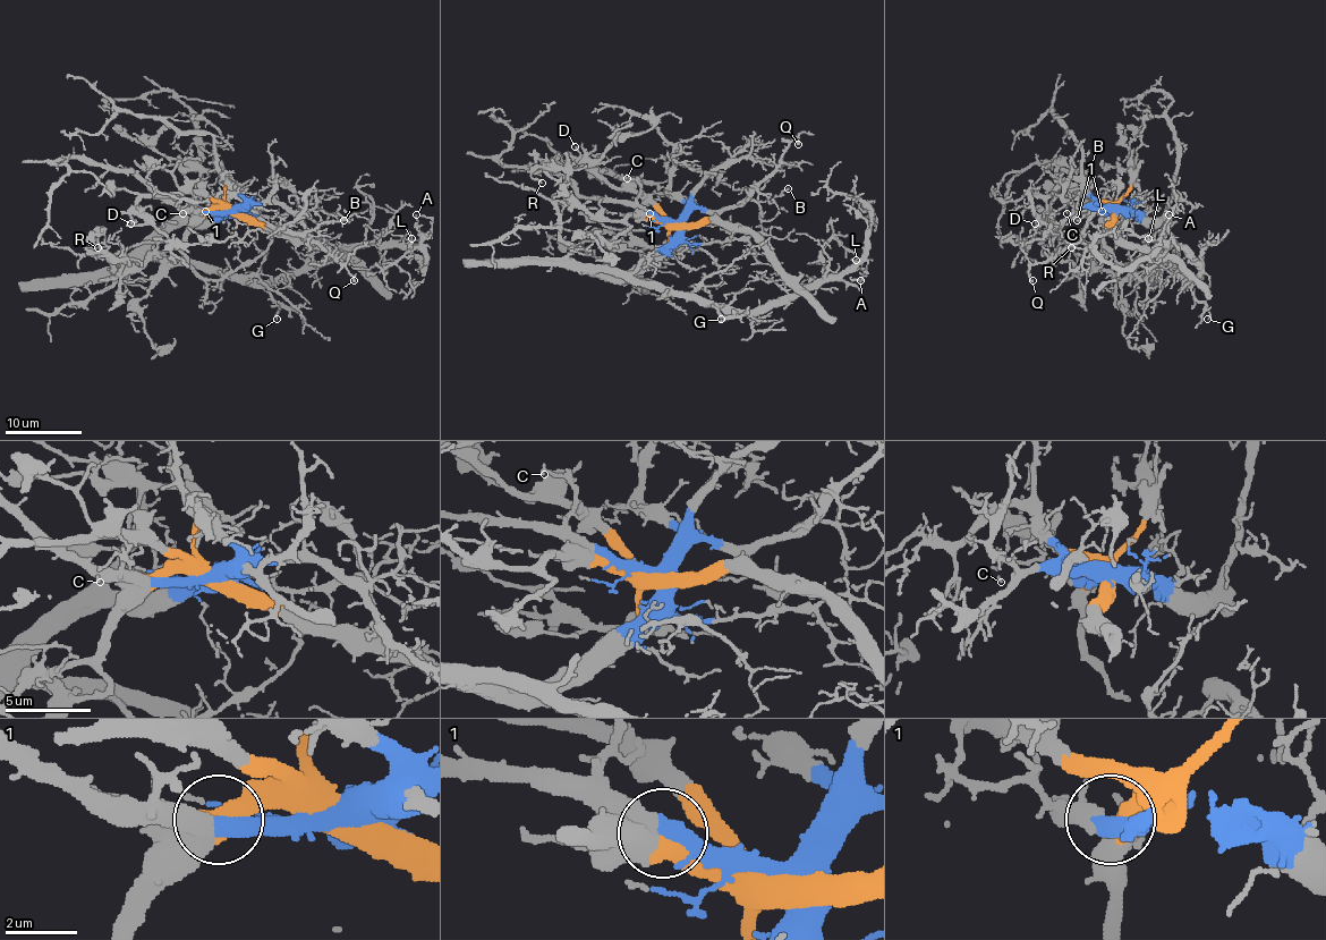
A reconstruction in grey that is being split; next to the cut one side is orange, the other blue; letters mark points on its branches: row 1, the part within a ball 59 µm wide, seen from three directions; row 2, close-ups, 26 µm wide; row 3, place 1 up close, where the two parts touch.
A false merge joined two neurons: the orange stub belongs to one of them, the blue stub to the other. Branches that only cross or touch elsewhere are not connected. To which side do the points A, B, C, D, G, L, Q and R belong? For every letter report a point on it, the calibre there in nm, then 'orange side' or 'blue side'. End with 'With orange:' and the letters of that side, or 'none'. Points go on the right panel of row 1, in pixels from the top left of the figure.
A: place (1169, 214); calibre 120 nm; blue side
B: place (1077, 220); calibre 100 nm; blue side
C: place (1067, 213); calibre 90 nm; blue side
D: place (1035, 223); calibre 150 nm; orange side
G: place (1207, 319); calibre 130 nm; blue side
L: place (1148, 238); calibre 70 nm; blue side
Q: place (1033, 280); calibre 170 nm; blue side
R: place (1071, 247); calibre 150 nm; orange side
With orange: D, R

